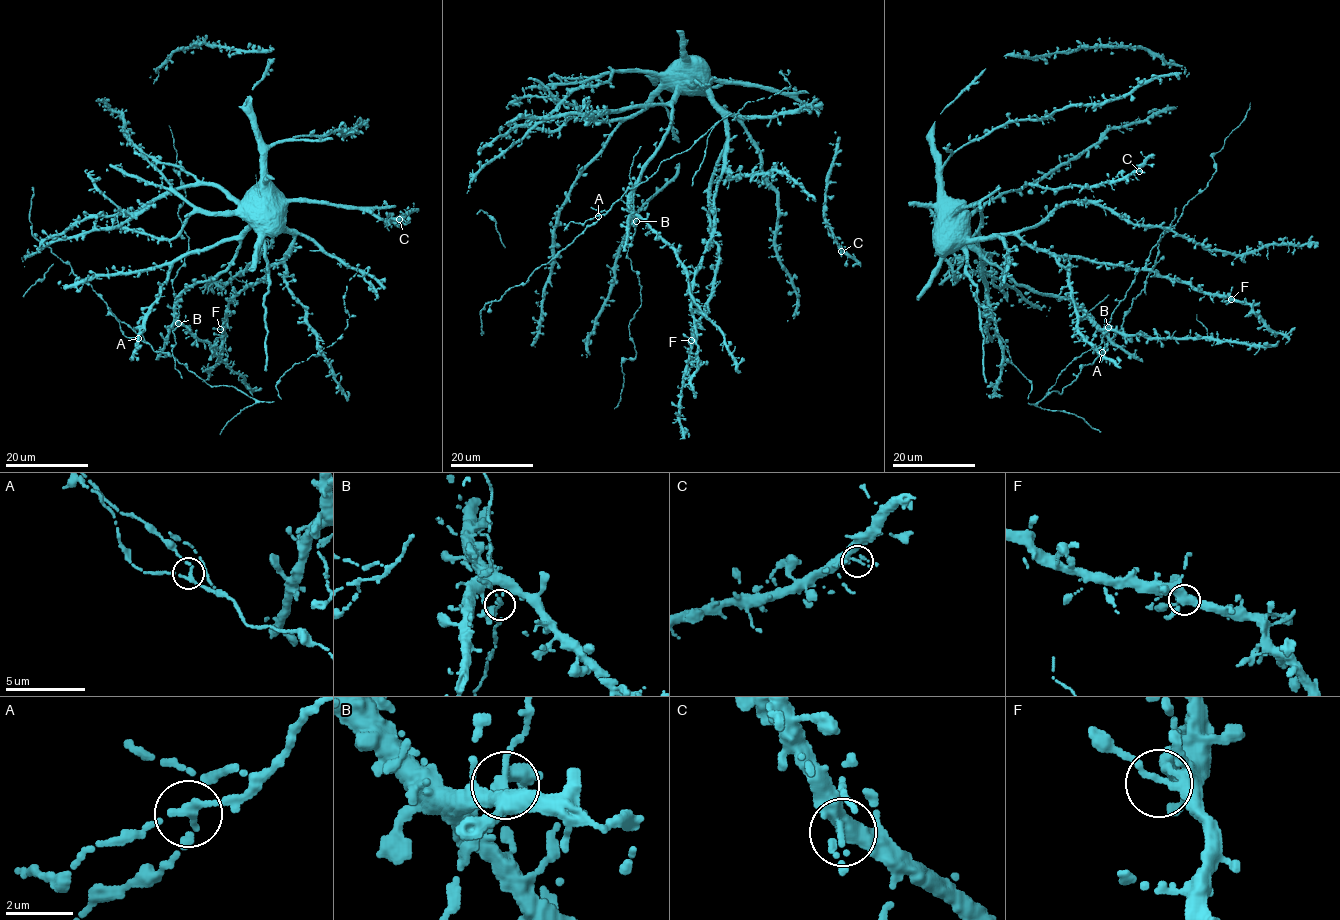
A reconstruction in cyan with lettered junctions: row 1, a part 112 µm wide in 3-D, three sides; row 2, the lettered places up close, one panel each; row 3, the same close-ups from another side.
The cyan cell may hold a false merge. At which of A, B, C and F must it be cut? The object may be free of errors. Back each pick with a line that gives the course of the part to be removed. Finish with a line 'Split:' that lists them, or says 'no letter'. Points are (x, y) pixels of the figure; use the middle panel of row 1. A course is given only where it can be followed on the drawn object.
Split: no letter

